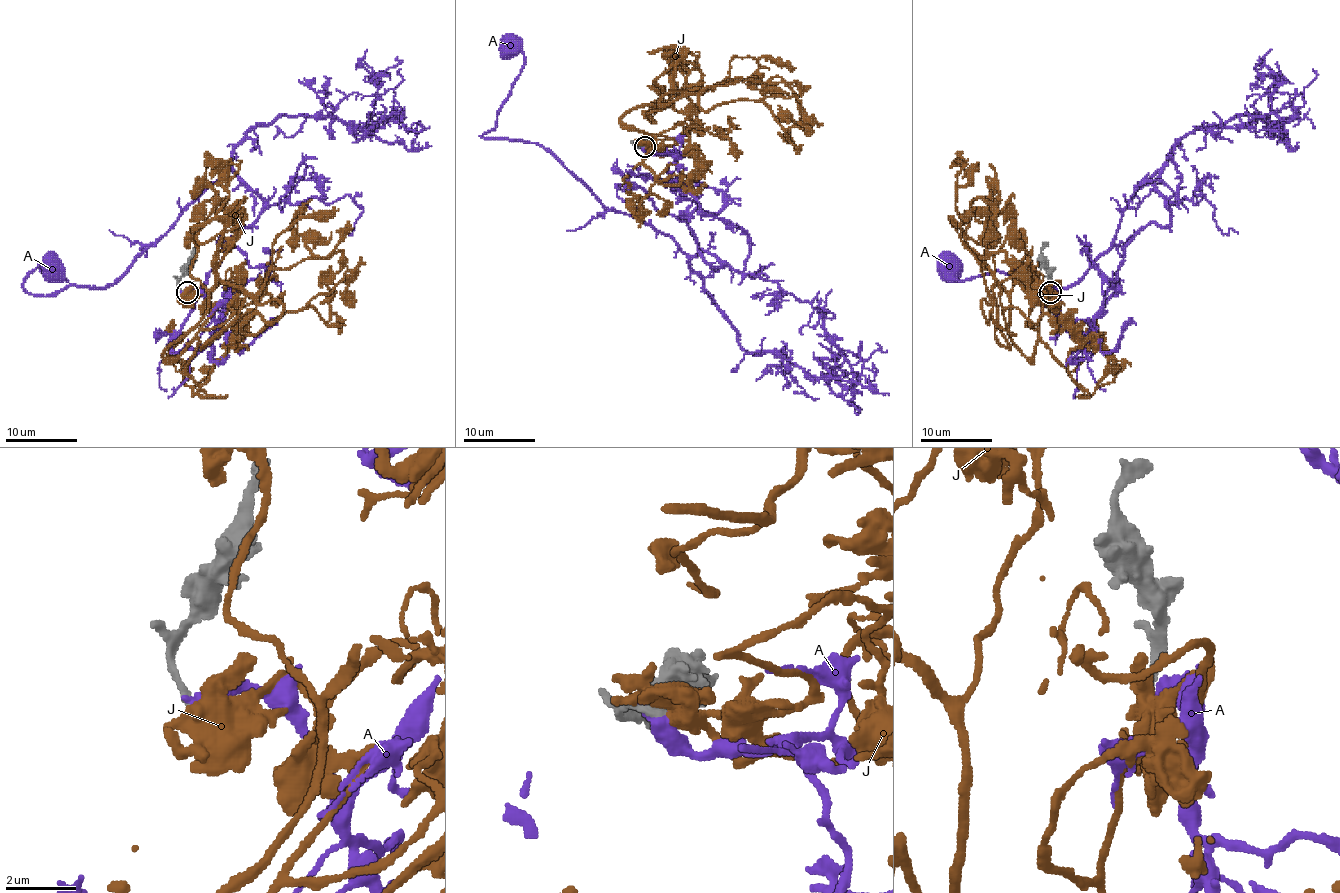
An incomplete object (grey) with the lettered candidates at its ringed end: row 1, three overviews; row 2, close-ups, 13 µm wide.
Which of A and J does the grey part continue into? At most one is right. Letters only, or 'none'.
J

